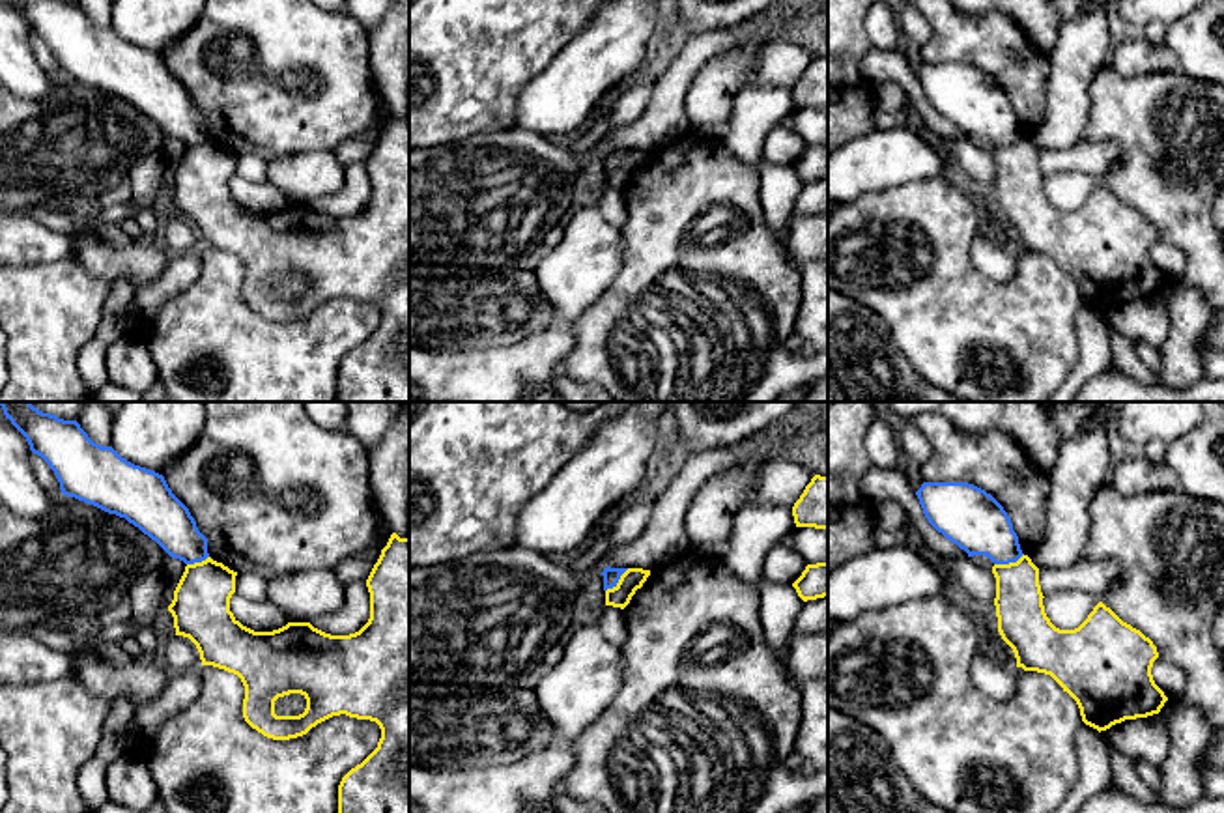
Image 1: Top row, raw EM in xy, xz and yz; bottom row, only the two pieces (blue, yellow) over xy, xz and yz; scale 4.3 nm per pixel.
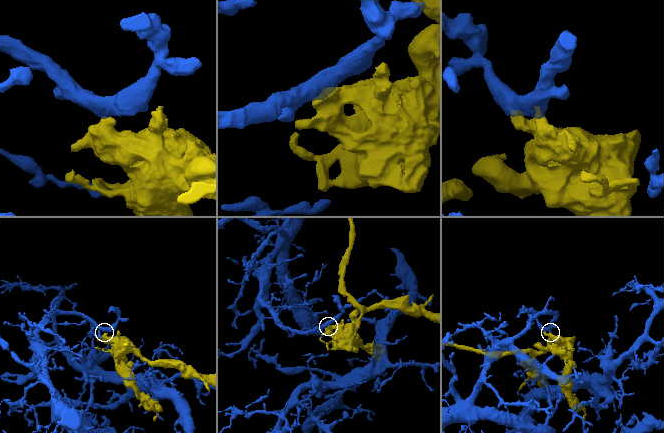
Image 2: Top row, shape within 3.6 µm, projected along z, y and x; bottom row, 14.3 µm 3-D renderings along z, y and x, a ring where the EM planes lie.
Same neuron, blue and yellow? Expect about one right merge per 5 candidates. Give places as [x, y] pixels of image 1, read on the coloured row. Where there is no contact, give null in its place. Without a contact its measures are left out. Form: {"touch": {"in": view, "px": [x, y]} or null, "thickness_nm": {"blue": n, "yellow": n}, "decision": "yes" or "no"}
{"touch": {"in": "yz", "px": [1008, 563]}, "thickness_nm": {"blue": 260, "yellow": 200}, "decision": "no"}

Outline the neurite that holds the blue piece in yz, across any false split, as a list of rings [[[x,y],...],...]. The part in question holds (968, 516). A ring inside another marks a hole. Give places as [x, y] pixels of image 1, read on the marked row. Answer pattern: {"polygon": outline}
{"polygon": [[[923,482],[916,492],[929,523],[961,549],[985,555],[994,564],[1017,563],[1024,553],[1003,506],[985,490],[968,482]]]}

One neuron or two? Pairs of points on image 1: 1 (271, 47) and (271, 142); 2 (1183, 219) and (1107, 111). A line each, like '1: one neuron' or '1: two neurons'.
1: one neuron
2: one neuron

